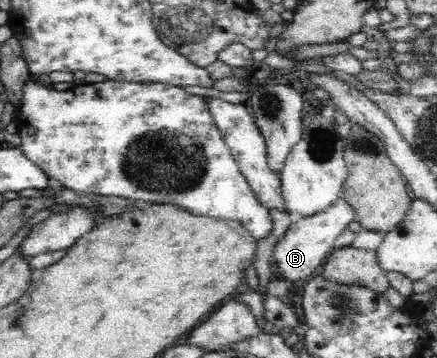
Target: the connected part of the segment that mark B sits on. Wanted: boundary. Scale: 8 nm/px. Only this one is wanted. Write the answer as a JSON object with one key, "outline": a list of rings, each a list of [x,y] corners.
{"outline":[[[339,198],[338,201],[328,205],[320,213],[294,218],[272,251],[276,276],[293,283],[303,282],[308,277],[315,275],[324,264],[327,256],[335,249],[334,240],[336,237],[347,228],[348,223],[353,221],[354,214],[354,208],[349,202]]]}

